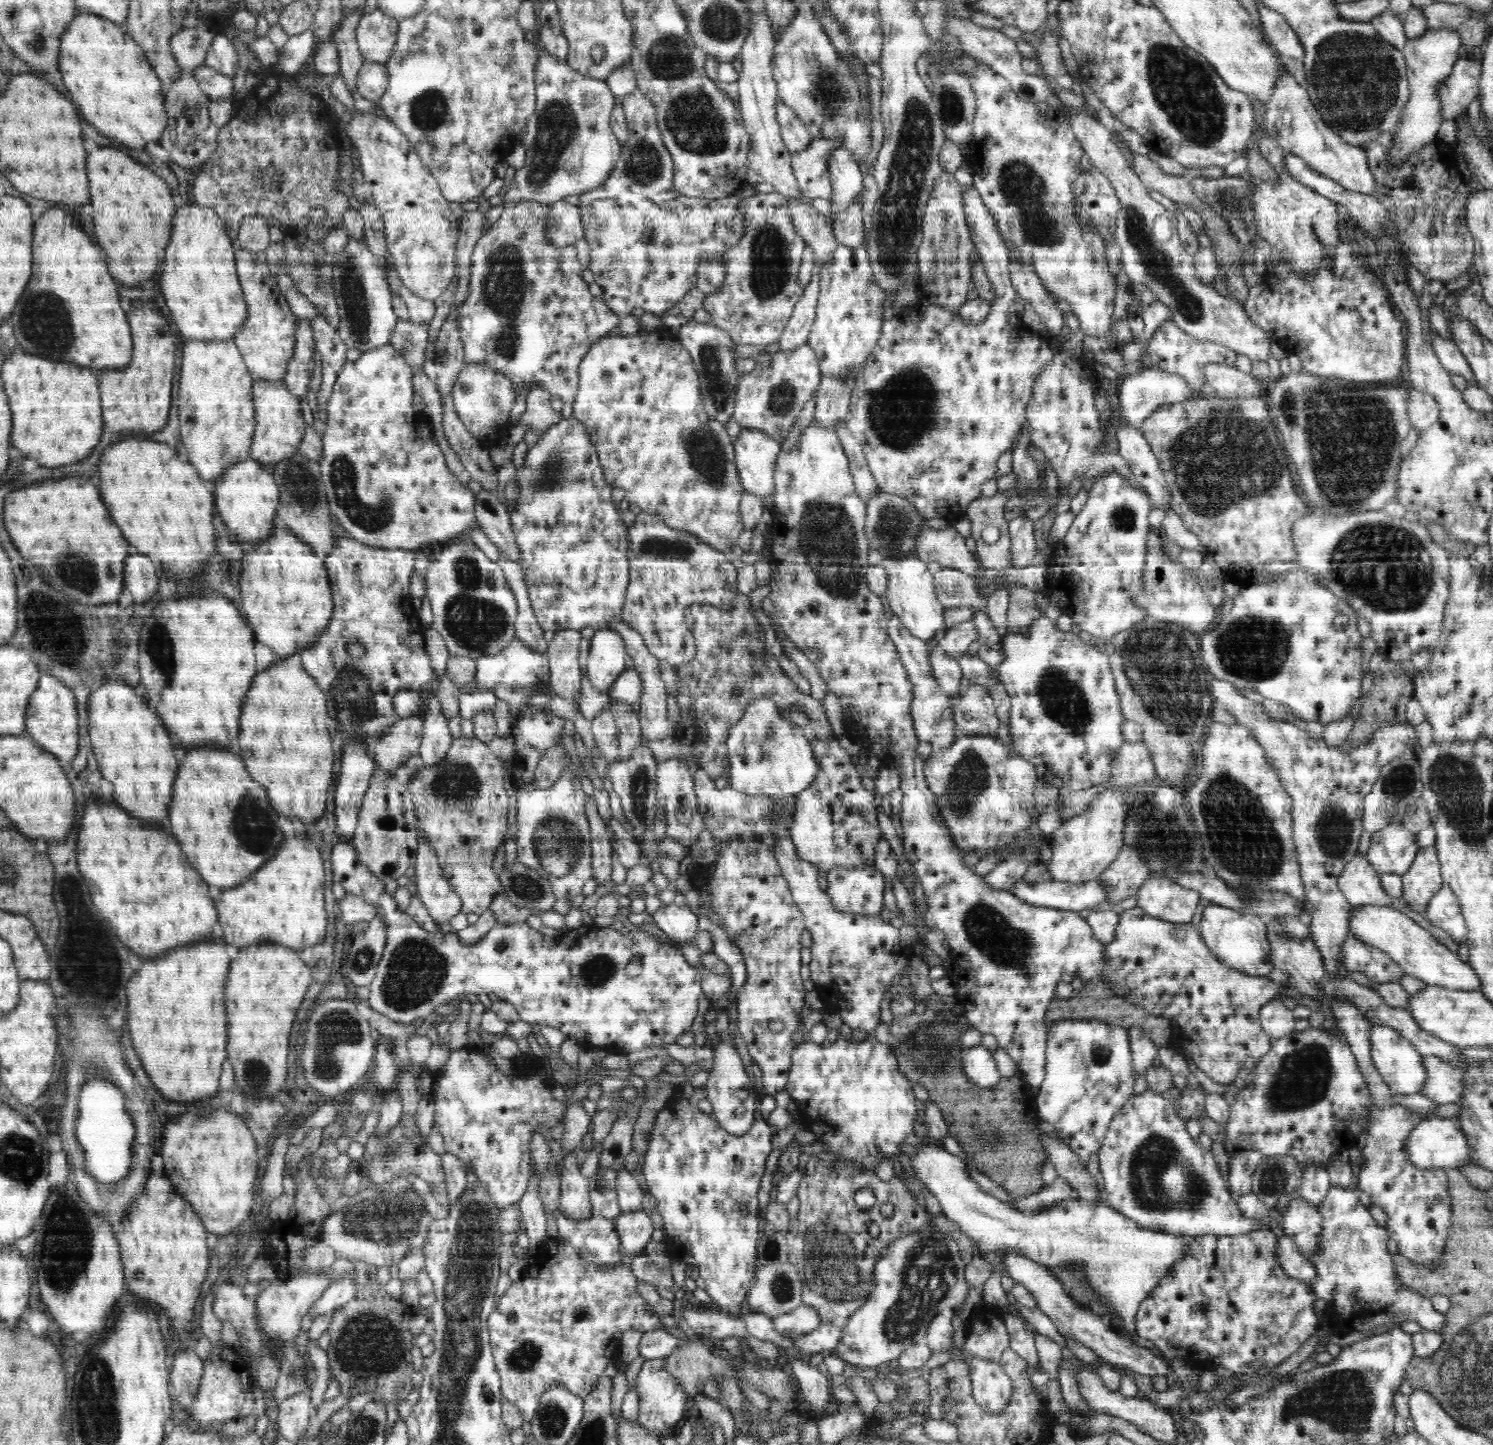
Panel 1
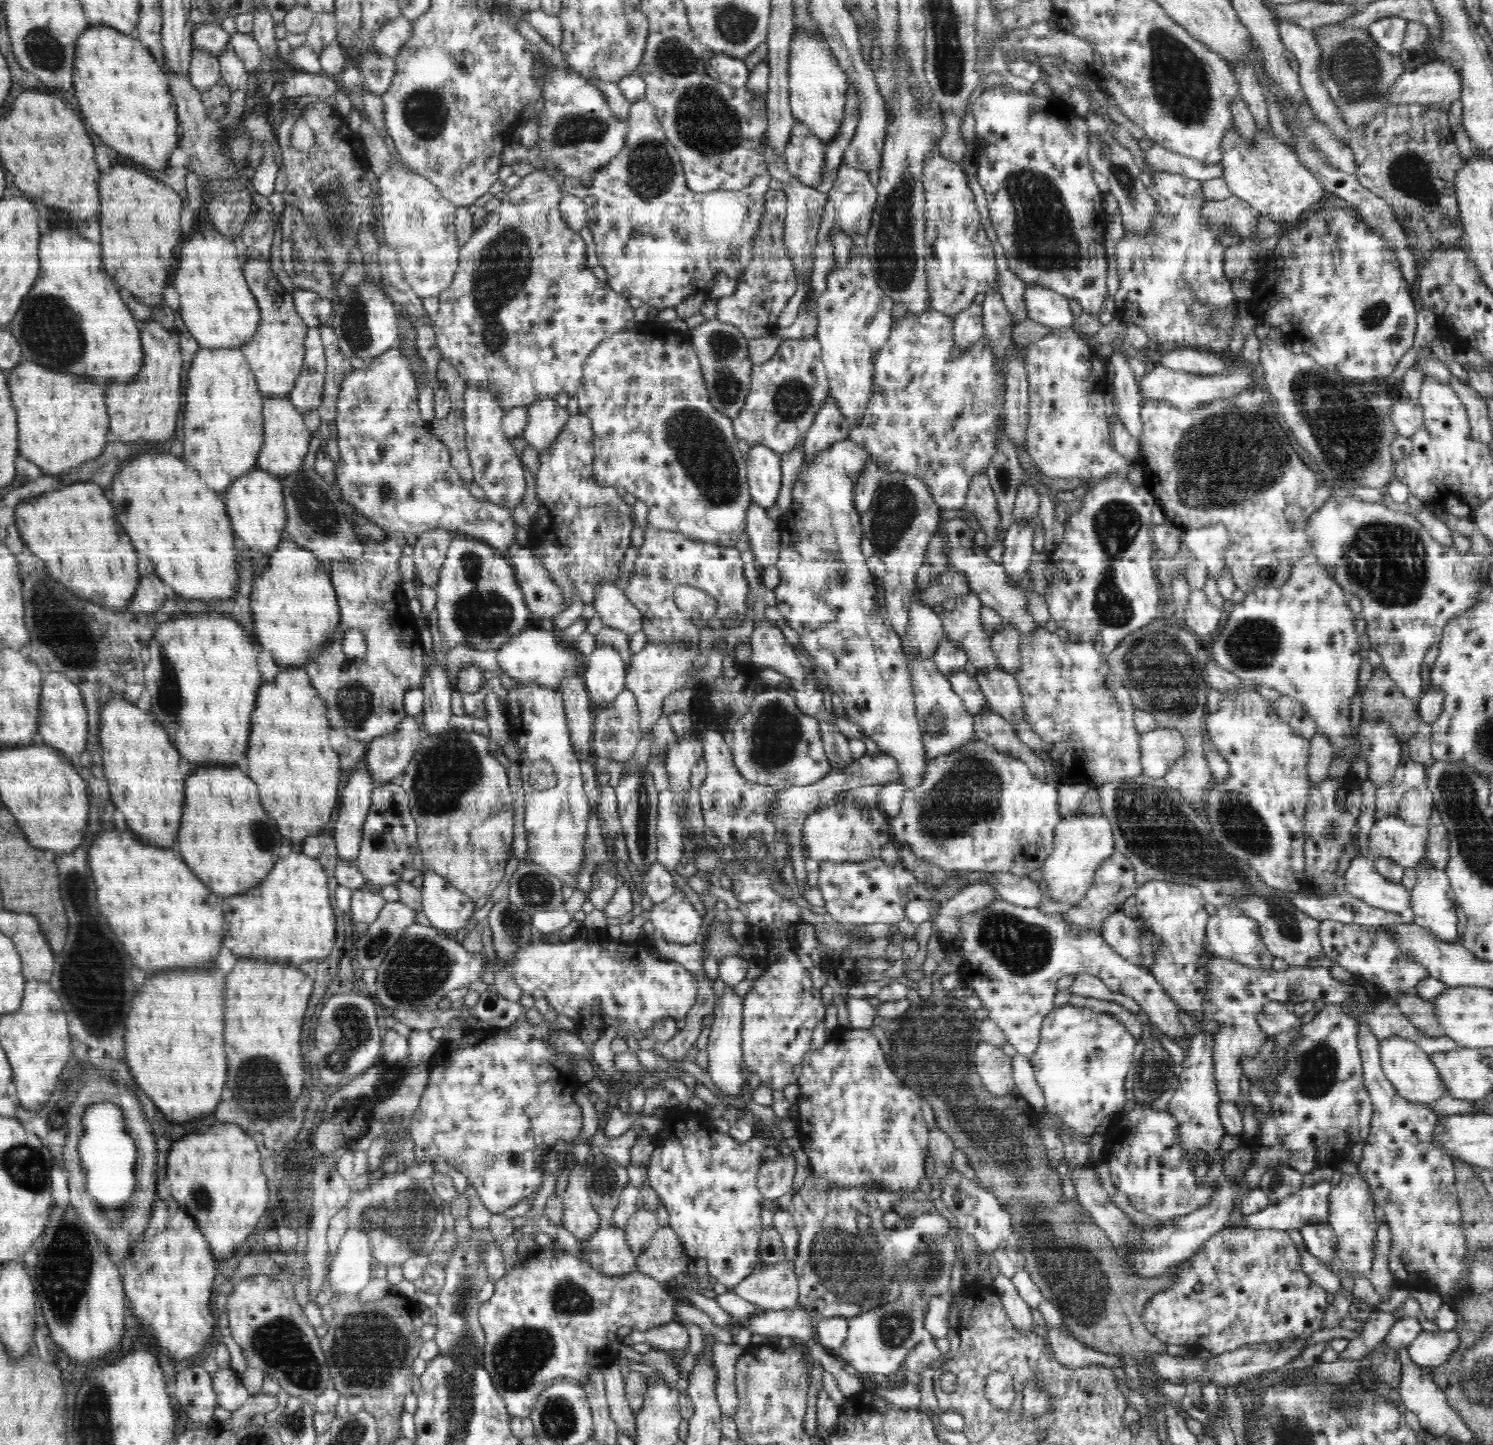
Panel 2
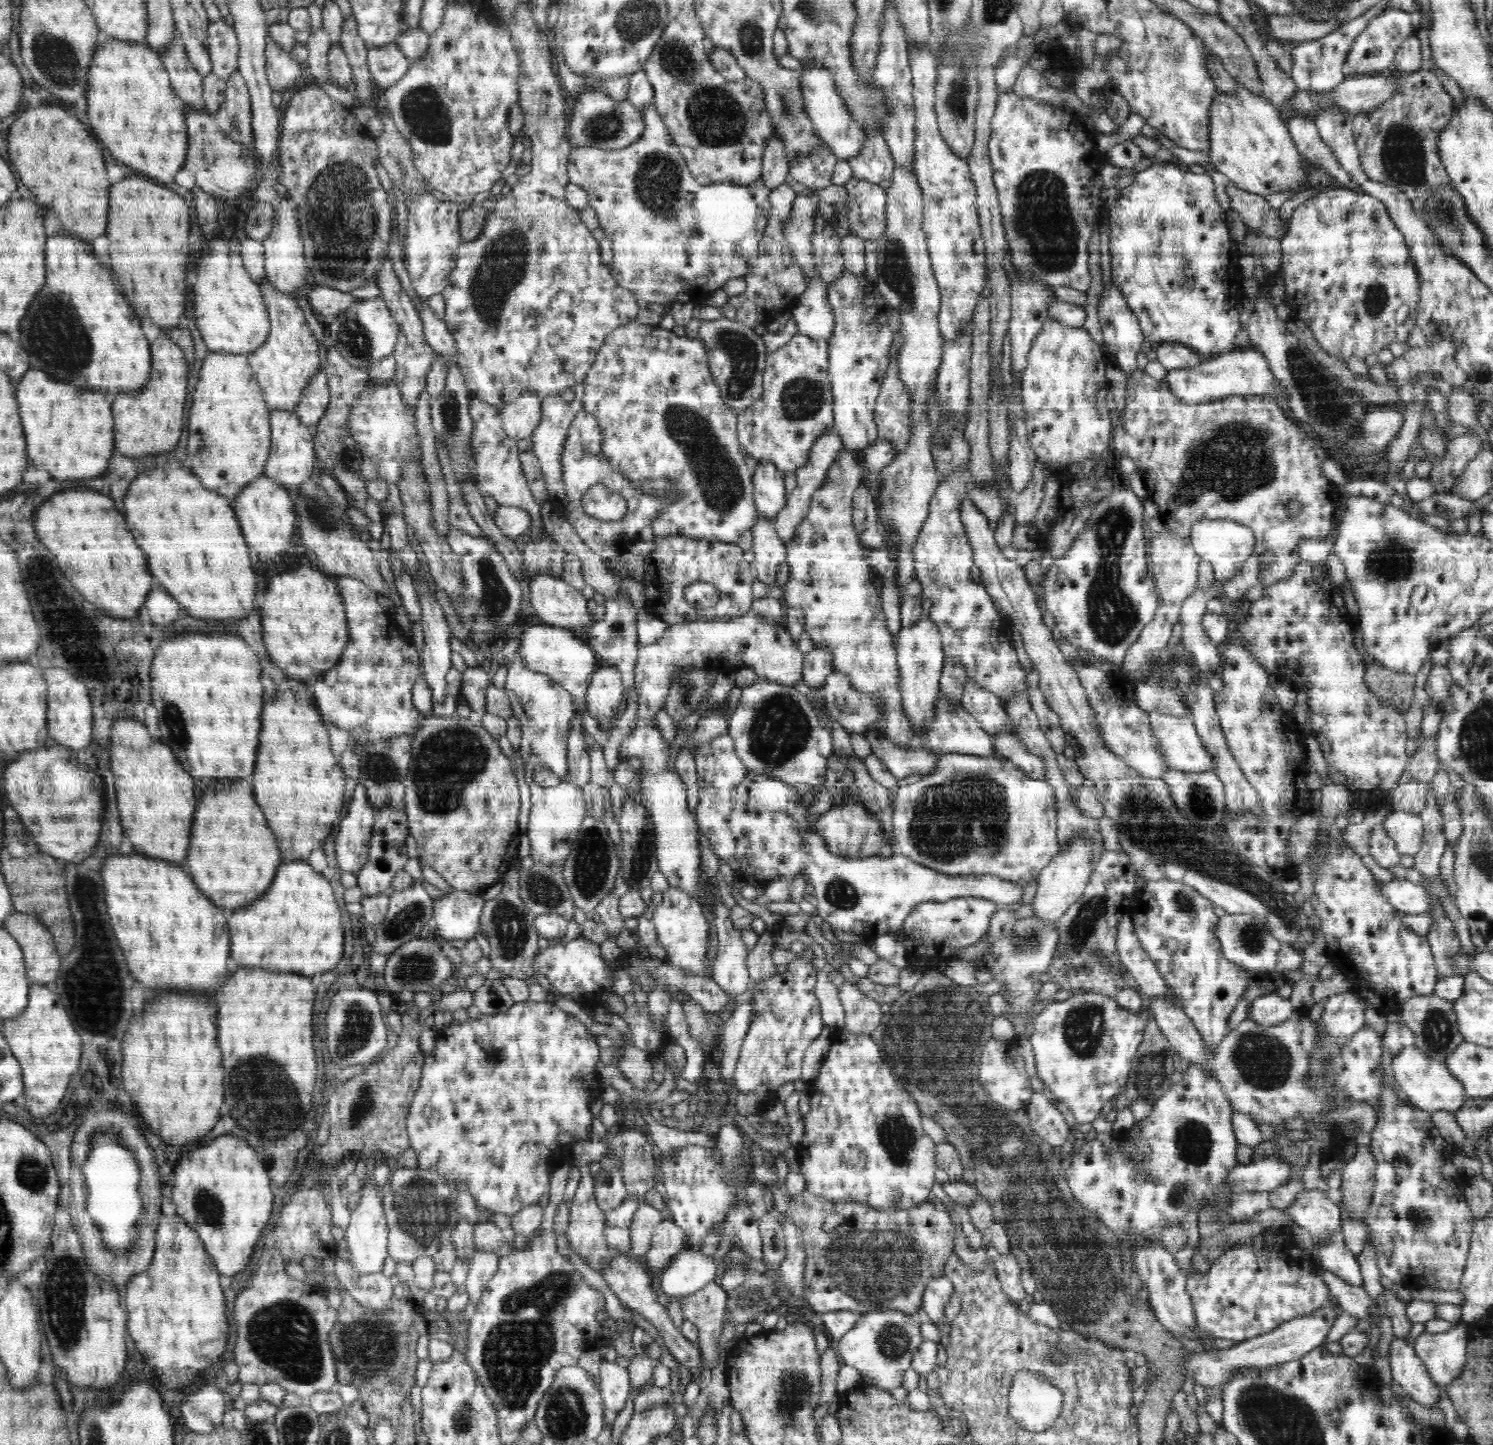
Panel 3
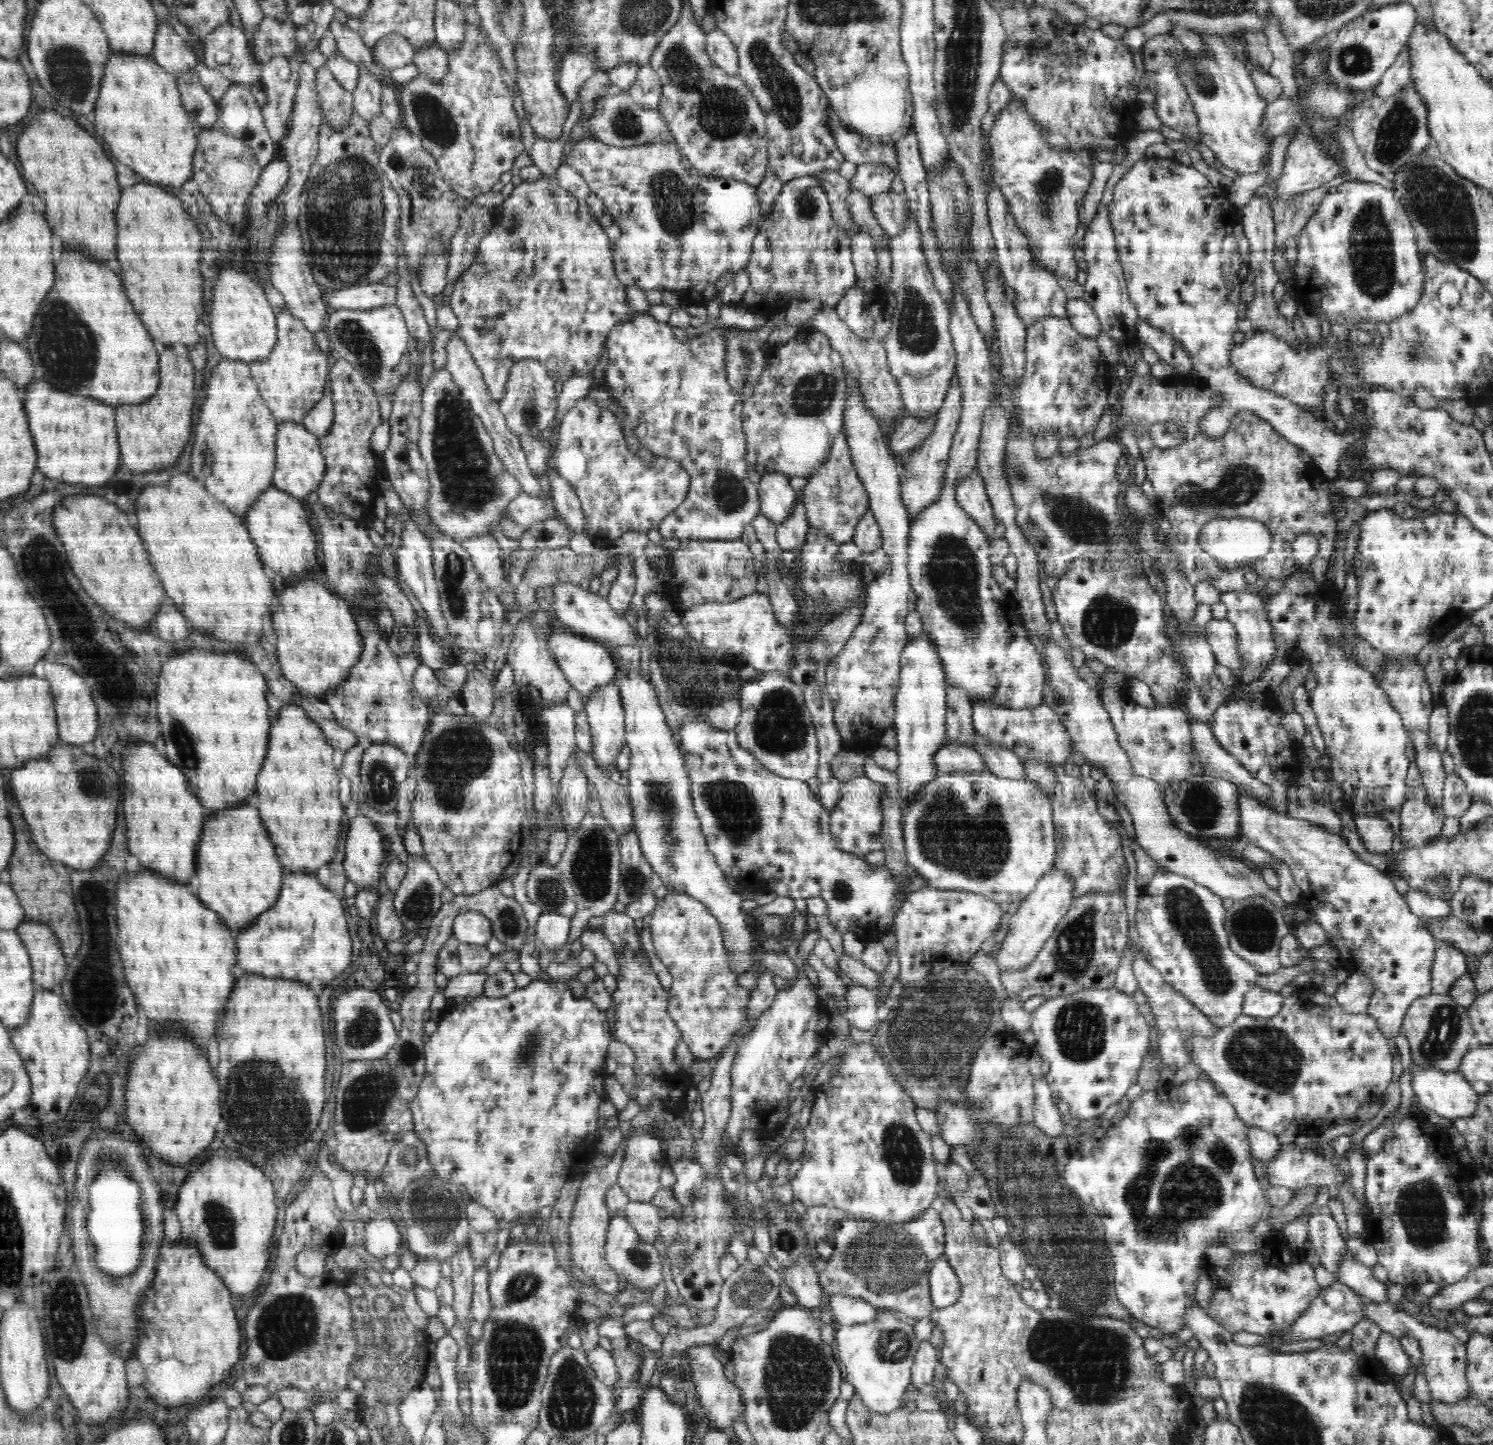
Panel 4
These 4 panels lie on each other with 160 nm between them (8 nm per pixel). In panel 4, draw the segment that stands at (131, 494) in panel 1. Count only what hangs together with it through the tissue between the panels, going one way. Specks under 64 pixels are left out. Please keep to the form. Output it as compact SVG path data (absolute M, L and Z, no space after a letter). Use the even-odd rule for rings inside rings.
M180 474L162 486L148 486L136 498L136 518L142 542L148 544L150 562L167 593L168 600L189 622L191 628L200 632L203 638L242 643L256 642L262 638L262 616L271 616L274 602L273 579L264 573L260 553L252 542L246 526L246 516L232 513L227 506L208 493L202 481L189 474Z

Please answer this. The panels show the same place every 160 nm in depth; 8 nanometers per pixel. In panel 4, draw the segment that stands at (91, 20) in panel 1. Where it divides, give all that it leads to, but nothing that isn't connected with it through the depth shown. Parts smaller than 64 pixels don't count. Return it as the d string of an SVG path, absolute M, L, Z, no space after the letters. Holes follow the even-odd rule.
M110 54L91 119L110 154L148 182L180 188L192 179L199 128L181 104L175 76L150 57Z

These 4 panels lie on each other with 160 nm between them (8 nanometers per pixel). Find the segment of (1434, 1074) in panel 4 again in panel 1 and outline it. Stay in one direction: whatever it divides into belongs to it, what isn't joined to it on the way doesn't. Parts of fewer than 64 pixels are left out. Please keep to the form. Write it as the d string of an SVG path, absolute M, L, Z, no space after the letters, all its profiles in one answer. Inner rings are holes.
M1374 1022L1369 1041L1371 1042L1372 1062L1377 1067L1384 1083L1389 1084L1389 1088L1394 1094L1410 1096L1424 1090L1428 1075L1426 1075L1426 1069L1423 1067L1421 1054L1409 1040L1406 1040L1396 1029L1381 1026Z

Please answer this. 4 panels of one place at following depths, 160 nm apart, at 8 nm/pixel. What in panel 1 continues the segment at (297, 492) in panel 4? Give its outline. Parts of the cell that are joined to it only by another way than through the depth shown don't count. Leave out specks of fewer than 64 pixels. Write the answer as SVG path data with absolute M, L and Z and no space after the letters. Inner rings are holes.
M255 380L253 387L255 427L249 450L249 459L262 464L276 464L292 458L304 436L307 424L300 410L299 397L293 395L283 380Z

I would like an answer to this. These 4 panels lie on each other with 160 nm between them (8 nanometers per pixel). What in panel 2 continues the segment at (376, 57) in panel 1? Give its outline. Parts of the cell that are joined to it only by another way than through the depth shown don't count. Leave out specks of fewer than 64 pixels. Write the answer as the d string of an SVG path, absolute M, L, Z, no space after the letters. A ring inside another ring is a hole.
M400 17L386 21L380 30L375 32L374 40L372 40L372 52L369 54L396 56L398 52L404 50L404 44L412 38L412 33L412 23L406 18Z

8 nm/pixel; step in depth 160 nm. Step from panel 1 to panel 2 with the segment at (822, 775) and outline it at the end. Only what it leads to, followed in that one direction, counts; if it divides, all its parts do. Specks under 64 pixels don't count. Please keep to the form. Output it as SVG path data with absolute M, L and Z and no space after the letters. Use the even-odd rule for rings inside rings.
M839 793L829 808L809 814L803 824L802 838L811 866L820 862L864 862L880 856L881 848L891 842L889 816L878 805L858 805L850 793Z

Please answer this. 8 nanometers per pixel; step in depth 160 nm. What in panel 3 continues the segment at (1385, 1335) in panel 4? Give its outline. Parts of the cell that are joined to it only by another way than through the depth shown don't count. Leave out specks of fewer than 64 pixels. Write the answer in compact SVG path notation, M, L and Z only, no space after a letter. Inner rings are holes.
M1416 1323L1411 1326L1409 1339L1393 1337L1387 1358L1393 1380L1408 1394L1409 1403L1414 1400L1422 1406L1434 1408L1436 1402L1440 1400L1442 1390L1434 1385L1426 1365L1414 1353L1414 1344L1412 1344L1414 1339L1424 1332L1426 1332L1424 1323Z

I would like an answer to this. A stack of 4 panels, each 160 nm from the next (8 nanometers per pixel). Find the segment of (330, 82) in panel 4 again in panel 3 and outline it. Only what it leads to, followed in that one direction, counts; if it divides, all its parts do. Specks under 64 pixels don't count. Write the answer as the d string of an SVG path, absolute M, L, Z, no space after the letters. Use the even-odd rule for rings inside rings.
M324 27L309 30L309 37L306 42L308 70L310 70L314 78L312 84L320 86L327 83L330 77L327 56L333 46L333 39Z

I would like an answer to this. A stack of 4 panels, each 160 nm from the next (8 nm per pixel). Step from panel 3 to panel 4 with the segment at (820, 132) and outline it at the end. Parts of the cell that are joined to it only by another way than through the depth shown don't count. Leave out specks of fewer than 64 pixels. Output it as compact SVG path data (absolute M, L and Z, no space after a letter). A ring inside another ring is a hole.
M830 106L827 110L828 127L832 131L838 150L845 156L845 160L856 165L873 162L882 163L888 165L894 174L897 174L894 144L885 145L870 141L865 136L845 128Z

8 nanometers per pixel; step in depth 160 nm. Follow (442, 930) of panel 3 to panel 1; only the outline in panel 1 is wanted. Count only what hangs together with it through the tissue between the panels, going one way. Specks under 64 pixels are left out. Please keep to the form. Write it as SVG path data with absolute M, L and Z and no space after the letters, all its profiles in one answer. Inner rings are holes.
M419 831L415 856L417 897L424 903L436 924L448 922L461 911L461 898L442 872L436 851Z

